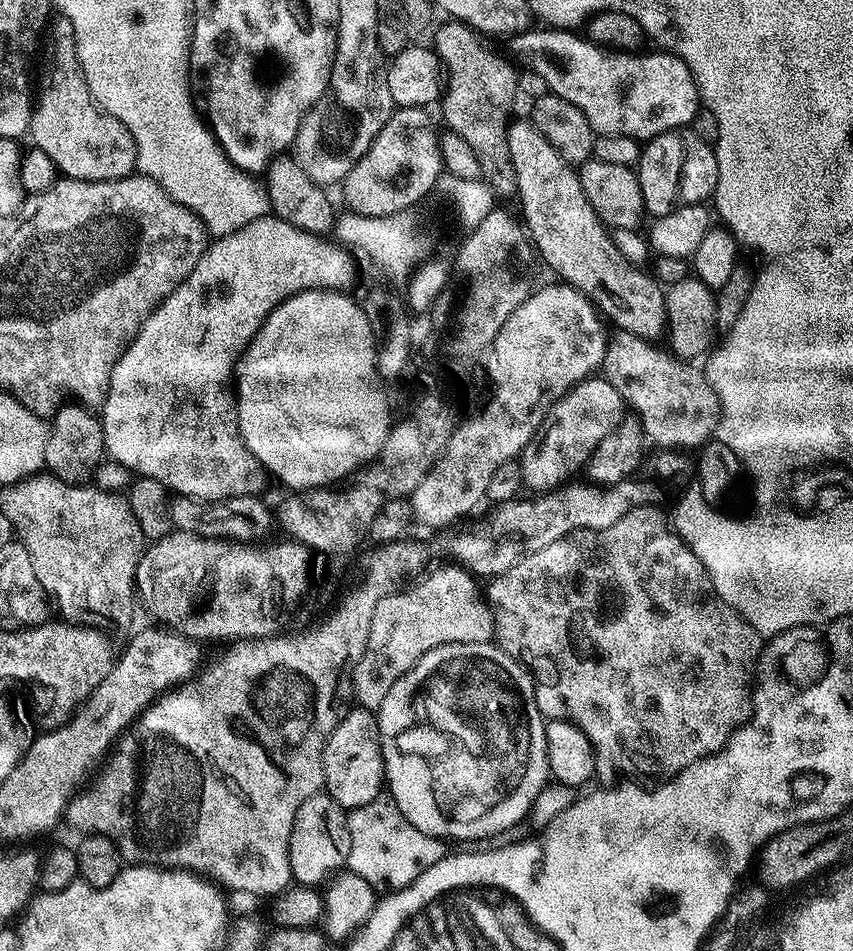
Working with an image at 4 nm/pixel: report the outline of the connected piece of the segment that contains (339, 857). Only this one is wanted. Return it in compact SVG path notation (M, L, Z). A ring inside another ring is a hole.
M327 791L315 792L306 802L302 802L302 806L298 806L288 853L292 879L300 886L323 885L347 865L350 854L348 812L341 804L334 802L334 798Z

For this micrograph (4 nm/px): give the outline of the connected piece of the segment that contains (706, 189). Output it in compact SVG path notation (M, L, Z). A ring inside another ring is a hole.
M691 130L663 132L643 145L638 175L644 211L649 217L665 216L682 206L705 203L715 193L718 182L715 147Z

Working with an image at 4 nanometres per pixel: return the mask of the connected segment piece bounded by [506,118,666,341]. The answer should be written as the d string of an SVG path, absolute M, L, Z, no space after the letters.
M513 119L508 125L506 142L510 146L510 162L514 162L516 192L520 196L519 211L539 259L543 263L545 260L560 275L557 277L563 283L571 284L583 296L587 296L609 321L612 319L617 324L615 327L619 331L640 336L643 340L655 341L656 335L659 332L661 335L666 326L665 289L649 273L648 277L643 267L636 267L619 253L612 241L611 231L601 224L598 214L594 214L594 206L590 206L590 198L586 198L586 190L582 190L579 171L566 158L562 158L562 154L558 154L558 150L554 150L550 142L546 142L531 119Z

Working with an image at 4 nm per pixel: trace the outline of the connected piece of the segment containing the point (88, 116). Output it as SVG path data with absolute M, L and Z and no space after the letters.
M57 15L47 36L48 65L40 88L38 84L32 121L28 123L31 143L49 156L61 177L70 180L121 180L123 176L133 175L137 171L136 143L122 121L104 111L90 94L86 74L82 74L78 62L74 22Z

